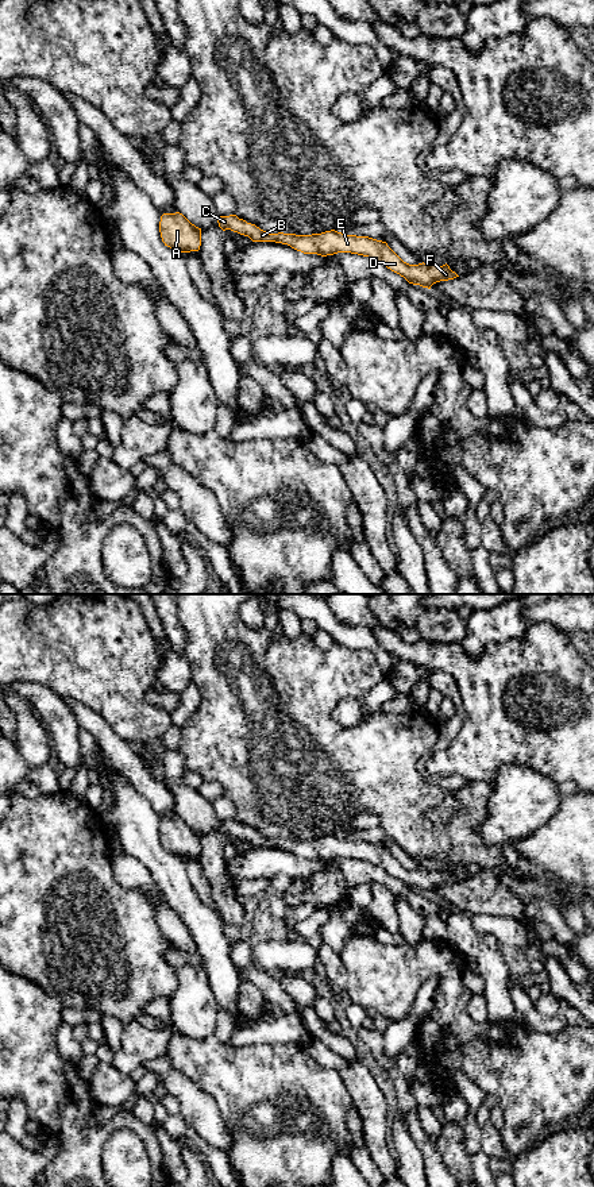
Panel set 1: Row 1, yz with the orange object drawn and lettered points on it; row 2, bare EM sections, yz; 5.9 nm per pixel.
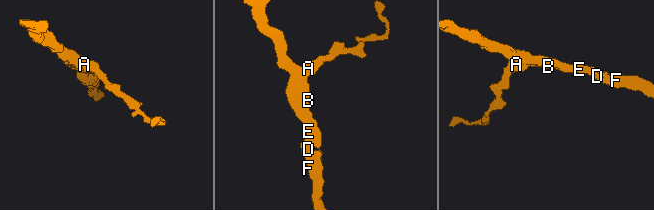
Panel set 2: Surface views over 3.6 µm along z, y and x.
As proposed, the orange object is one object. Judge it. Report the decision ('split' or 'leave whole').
leave whole

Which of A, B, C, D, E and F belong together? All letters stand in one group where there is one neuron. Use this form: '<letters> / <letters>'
A B C D E F

